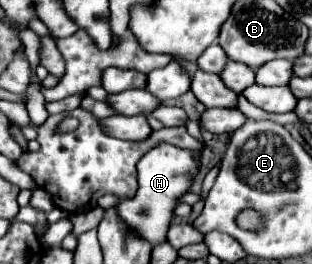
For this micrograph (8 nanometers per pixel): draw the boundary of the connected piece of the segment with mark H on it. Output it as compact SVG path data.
M159 143L137 163L137 193L133 197L121 199L117 205L119 217L127 227L137 233L141 239L149 241L151 247L157 247L167 241L167 229L175 217L173 209L181 203L181 197L189 191L195 181L195 175L201 167L201 155L191 149L171 149L171 145Z

